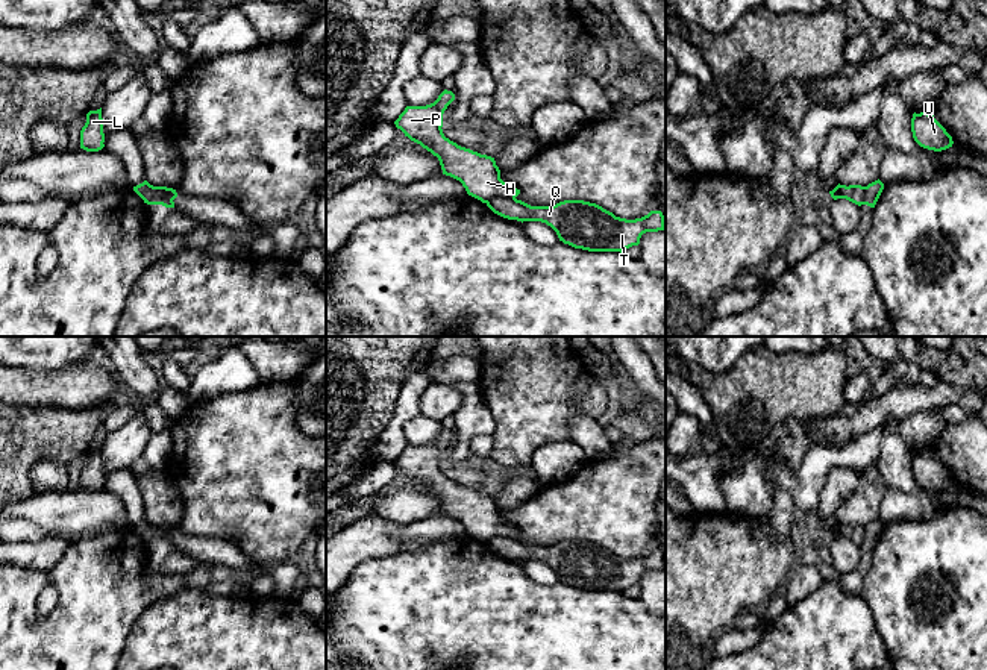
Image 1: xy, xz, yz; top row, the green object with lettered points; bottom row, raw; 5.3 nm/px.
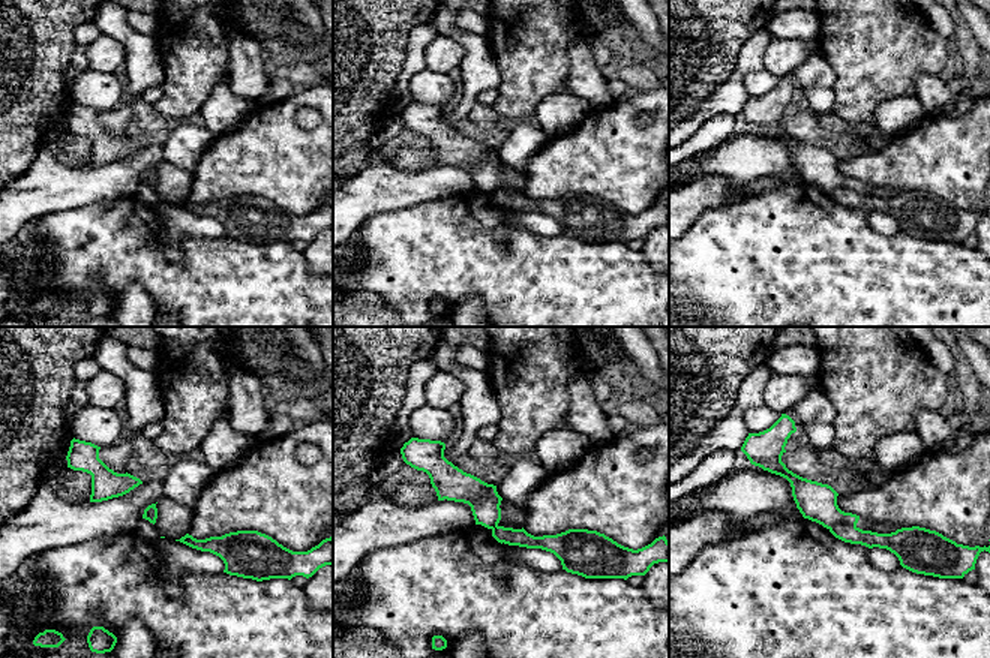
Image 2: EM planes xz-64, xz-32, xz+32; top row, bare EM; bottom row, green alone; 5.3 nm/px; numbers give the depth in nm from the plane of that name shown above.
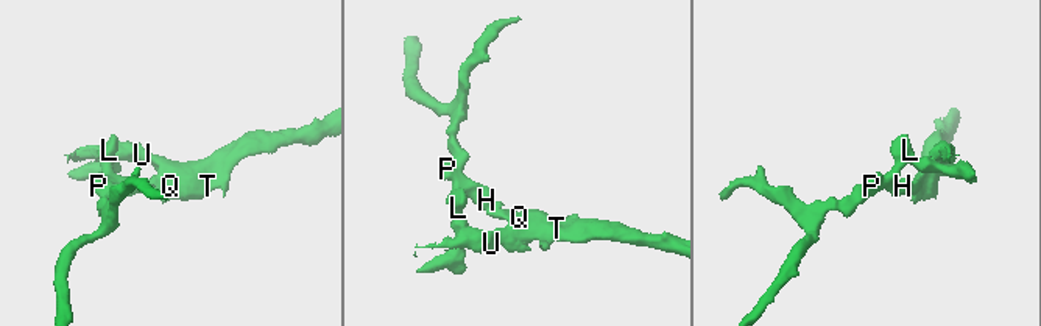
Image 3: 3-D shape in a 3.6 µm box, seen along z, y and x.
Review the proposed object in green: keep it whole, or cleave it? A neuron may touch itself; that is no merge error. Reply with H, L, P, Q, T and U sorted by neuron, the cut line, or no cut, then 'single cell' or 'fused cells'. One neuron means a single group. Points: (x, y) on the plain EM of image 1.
H L P / Q T U; cut in xz along (514, 537), (493, 535), (485, 541); fused cells

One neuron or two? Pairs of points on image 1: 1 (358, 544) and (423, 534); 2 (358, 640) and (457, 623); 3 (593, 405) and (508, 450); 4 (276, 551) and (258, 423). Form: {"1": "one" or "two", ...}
{"1": "one", "2": "one", "3": "one", "4": "one"}

